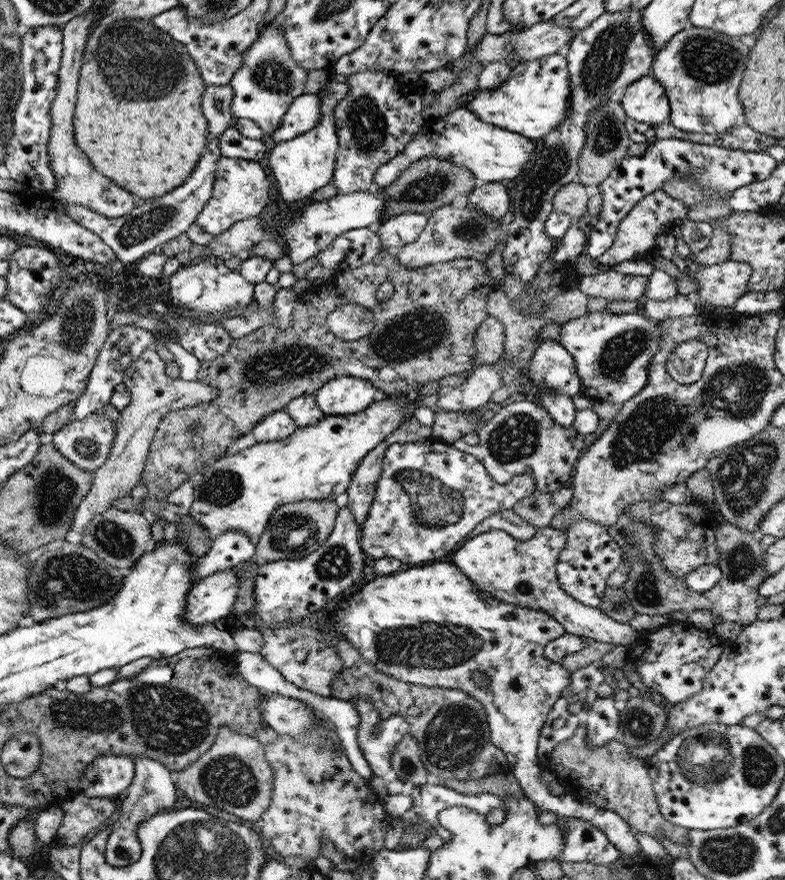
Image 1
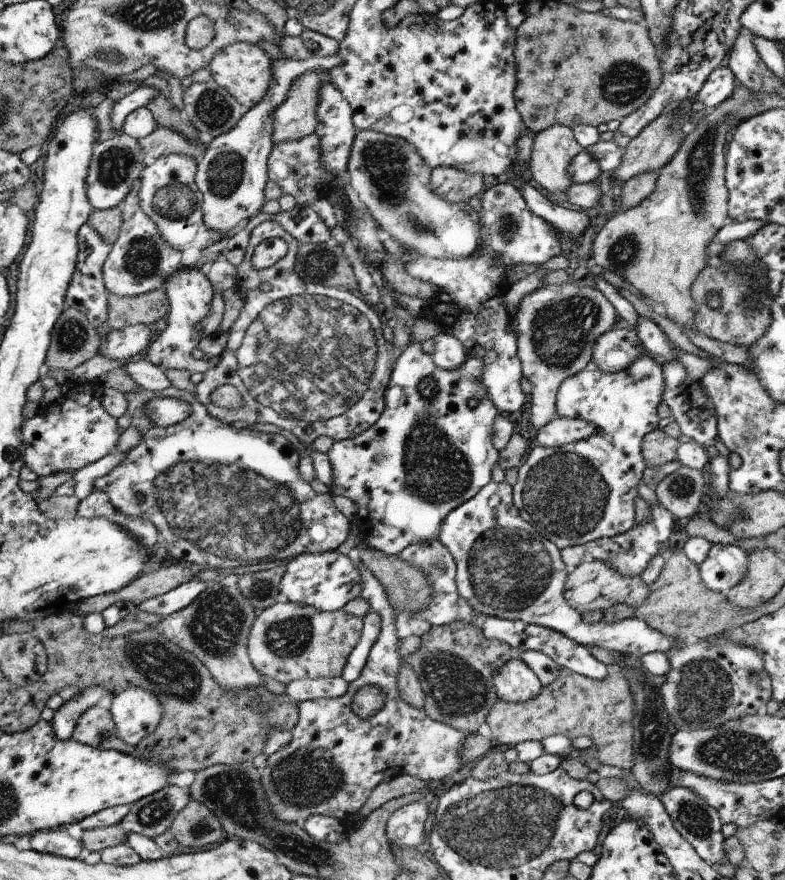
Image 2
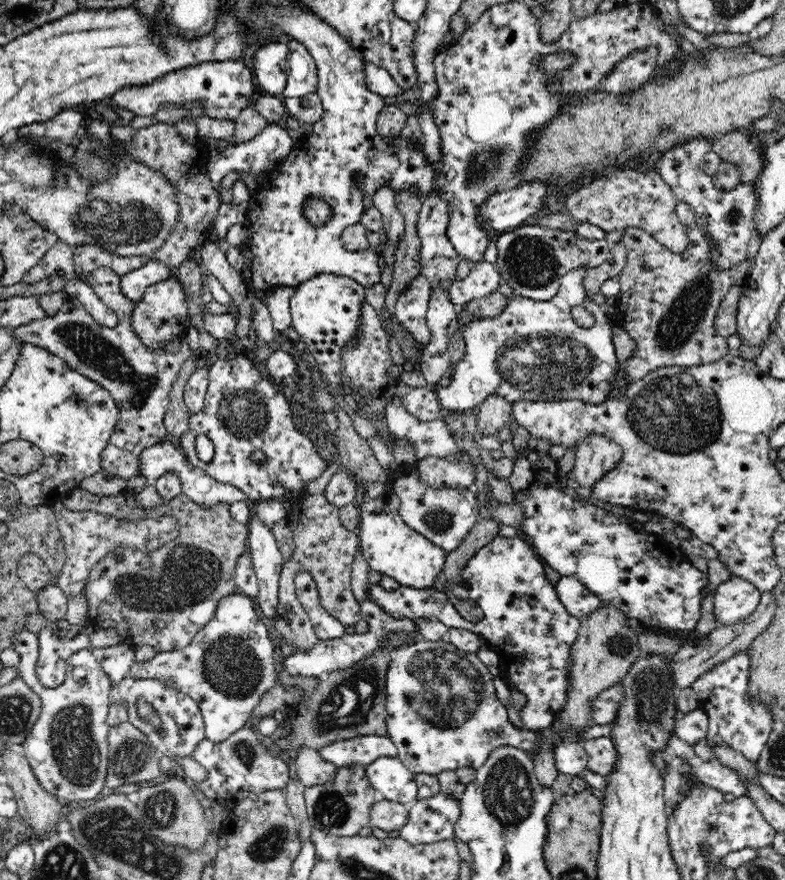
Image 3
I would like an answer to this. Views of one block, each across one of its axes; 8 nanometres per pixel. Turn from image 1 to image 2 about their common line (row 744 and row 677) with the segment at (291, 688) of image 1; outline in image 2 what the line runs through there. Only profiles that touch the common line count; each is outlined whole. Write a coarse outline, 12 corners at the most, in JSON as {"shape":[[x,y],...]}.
{"shape":[[371,611],[364,618],[361,641],[349,655],[341,678],[357,681],[381,637],[381,619]]}

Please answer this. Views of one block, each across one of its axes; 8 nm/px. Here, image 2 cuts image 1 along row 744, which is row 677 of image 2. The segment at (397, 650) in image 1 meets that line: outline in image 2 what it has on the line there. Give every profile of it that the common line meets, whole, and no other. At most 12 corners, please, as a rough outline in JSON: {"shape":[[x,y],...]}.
{"shape":[[516,652],[494,670],[499,700],[528,702],[543,690]]}

